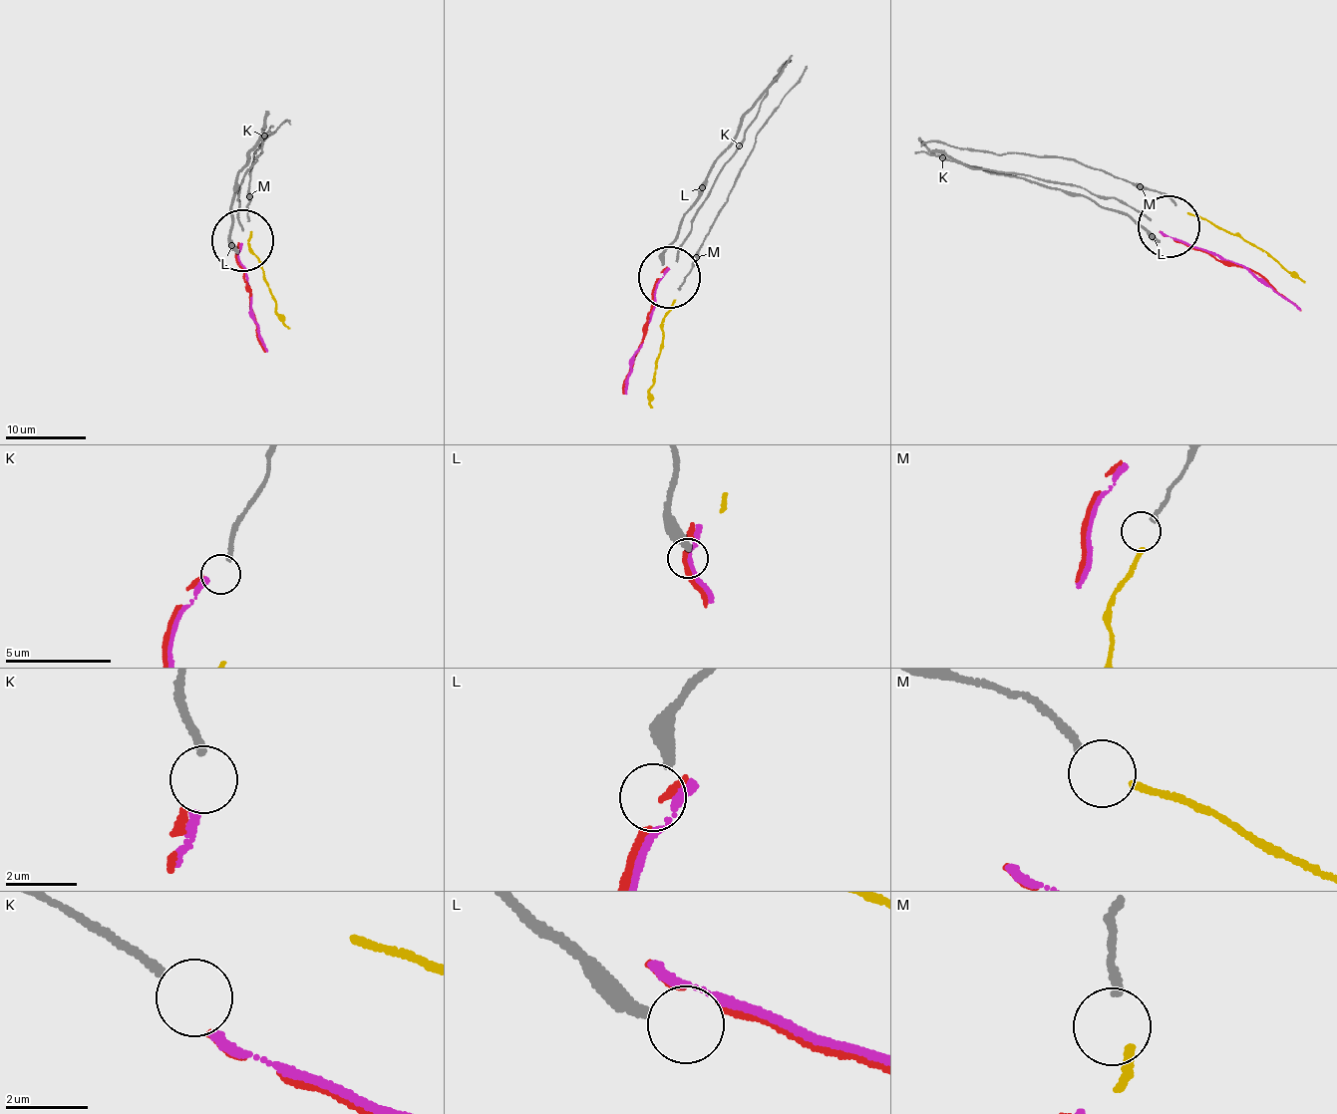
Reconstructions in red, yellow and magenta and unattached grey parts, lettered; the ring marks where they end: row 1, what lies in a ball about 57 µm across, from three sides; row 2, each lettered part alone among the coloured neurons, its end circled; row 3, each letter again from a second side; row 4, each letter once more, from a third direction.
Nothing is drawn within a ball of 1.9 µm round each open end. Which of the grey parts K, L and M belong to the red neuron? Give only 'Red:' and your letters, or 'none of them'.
Red: none of them

